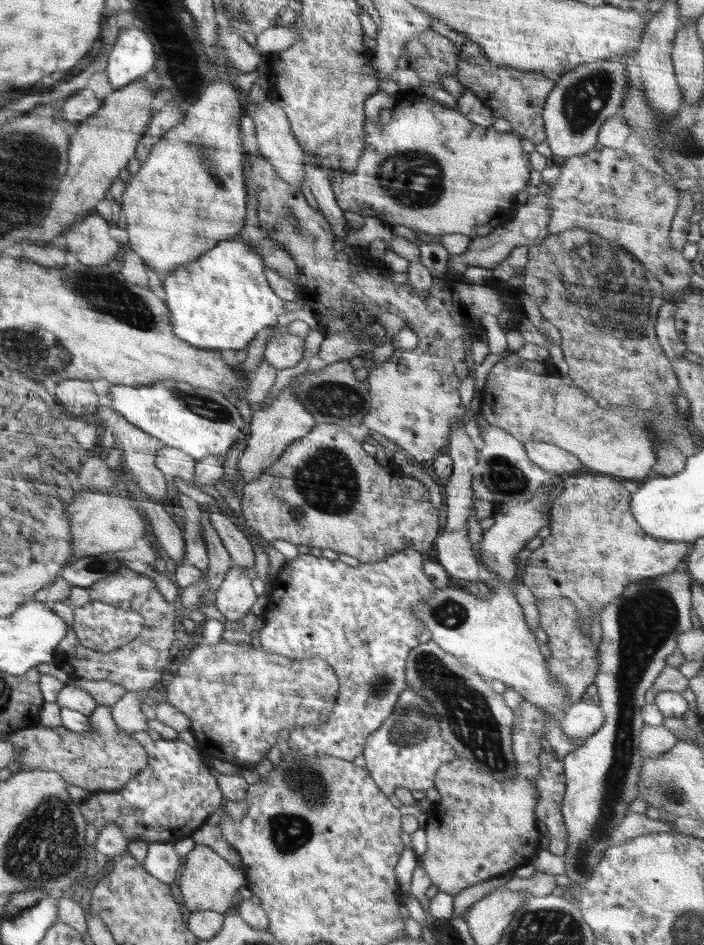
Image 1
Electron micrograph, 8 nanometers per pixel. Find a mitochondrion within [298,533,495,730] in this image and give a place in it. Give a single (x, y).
(450, 613)

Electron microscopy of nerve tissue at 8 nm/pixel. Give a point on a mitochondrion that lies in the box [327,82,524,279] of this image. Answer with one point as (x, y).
(420, 187)

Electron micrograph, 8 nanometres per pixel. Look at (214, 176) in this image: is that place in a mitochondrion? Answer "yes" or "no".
yes

